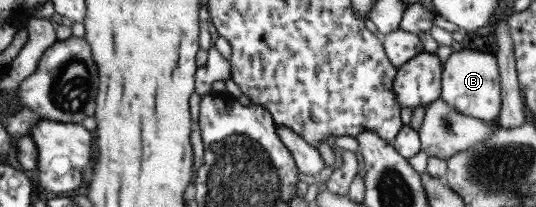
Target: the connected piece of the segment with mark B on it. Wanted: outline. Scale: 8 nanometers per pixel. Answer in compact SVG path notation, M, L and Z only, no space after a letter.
M468 49L453 51L442 65L440 98L457 113L468 117L493 121L500 111L500 85L494 54Z

